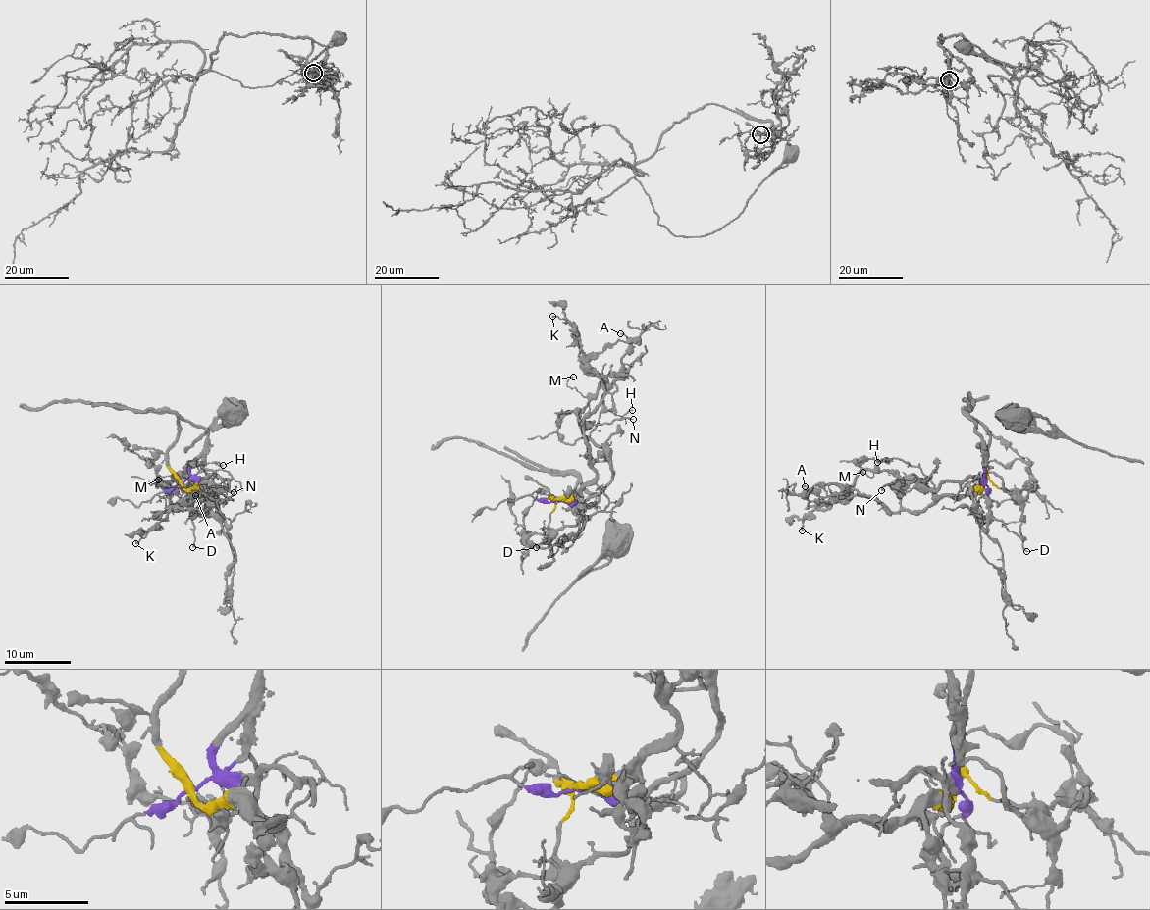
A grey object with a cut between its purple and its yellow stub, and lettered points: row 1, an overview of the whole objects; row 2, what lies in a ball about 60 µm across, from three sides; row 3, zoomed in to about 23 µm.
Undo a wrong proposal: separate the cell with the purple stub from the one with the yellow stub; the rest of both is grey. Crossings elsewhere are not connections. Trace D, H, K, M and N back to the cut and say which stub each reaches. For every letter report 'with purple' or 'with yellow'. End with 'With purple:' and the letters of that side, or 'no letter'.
D: with purple
H: with yellow
K: with yellow
M: with purple
N: with yellow
With purple: D, M

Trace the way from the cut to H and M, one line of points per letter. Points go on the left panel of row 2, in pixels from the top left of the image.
H: (181, 483), (184, 488), (203, 489), (206, 494), (215, 495), (209, 496), (196, 483), (190, 463), (223, 465)
M: (181, 483), (213, 474), (228, 484), (187, 484), (177, 481), (180, 476), (165, 475), (158, 480)

